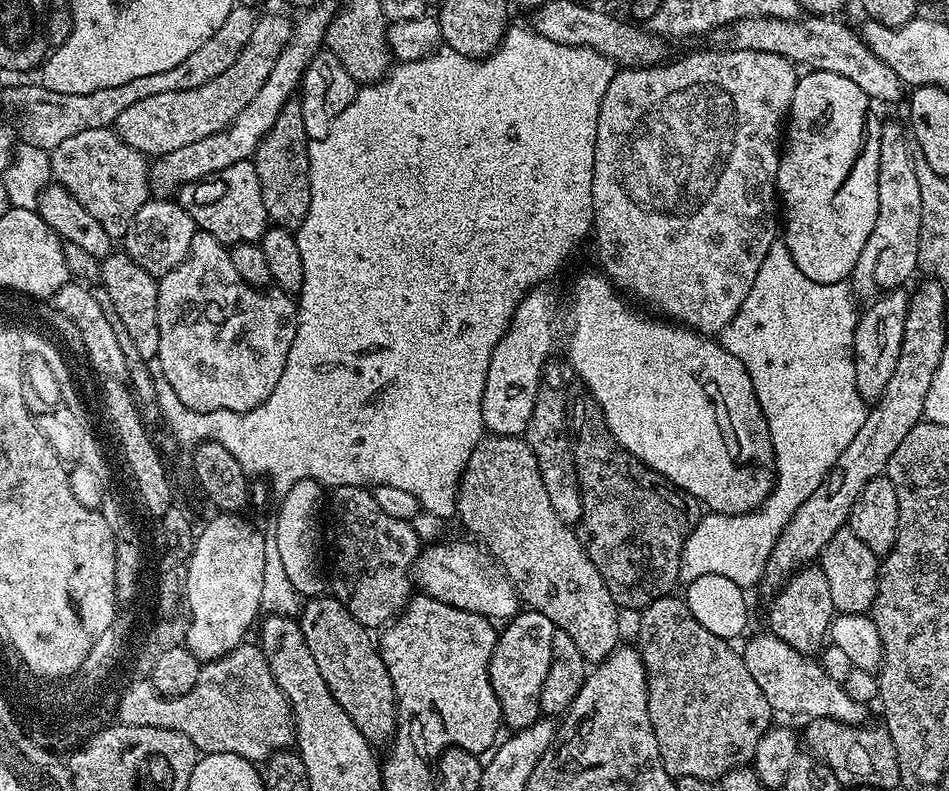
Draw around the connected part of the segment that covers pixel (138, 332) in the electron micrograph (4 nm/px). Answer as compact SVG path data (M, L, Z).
M113 250L111 254L105 256L100 261L100 278L99 283L109 294L114 304L115 311L118 313L123 325L131 335L131 341L135 343L135 347L139 351L142 358L146 361L156 359L158 354L158 280L146 270L142 270L142 266L138 266L138 262L134 262L134 258L130 258L127 252L123 250Z

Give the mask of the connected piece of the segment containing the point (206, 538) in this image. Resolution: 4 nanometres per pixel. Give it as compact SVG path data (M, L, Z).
M220 512L194 536L184 592L187 607L184 642L202 662L217 660L245 643L244 635L251 628L253 631L262 612L262 576L269 543L244 518L235 512Z

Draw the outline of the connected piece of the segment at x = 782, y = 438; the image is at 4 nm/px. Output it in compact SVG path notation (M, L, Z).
M783 242L770 246L758 270L758 278L754 278L754 286L750 286L750 294L746 294L746 302L742 302L738 314L734 314L718 339L730 354L734 354L734 358L738 358L738 362L742 362L742 366L746 366L746 374L750 374L750 382L754 382L754 394L772 439L772 492L759 508L741 516L720 516L717 512L701 515L690 538L686 538L680 555L681 581L702 578L704 574L720 574L739 588L751 590L755 584L757 587L763 579L770 550L774 550L774 542L778 542L782 530L786 530L786 522L790 522L790 518L794 518L794 510L798 510L798 506L818 490L834 462L838 462L842 450L846 450L854 434L858 434L868 416L869 405L858 394L854 378L852 347L858 319L855 302L854 293L847 283L810 282L810 278L798 270Z

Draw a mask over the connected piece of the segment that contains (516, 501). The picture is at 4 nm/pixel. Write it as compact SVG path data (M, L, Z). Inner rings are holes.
M488 434L478 442L478 446L474 446L460 475L460 486L456 489L456 516L477 536L475 539L486 552L488 547L487 555L499 565L503 575L515 584L521 601L531 611L546 614L546 618L550 618L559 631L570 634L570 638L574 638L574 646L582 650L585 660L605 660L618 647L621 639L616 599L610 590L606 590L606 582L602 582L598 566L590 562L579 535L564 524L558 514L554 514L546 486L542 486L538 458L534 458L534 450L530 450L527 440L518 436Z

